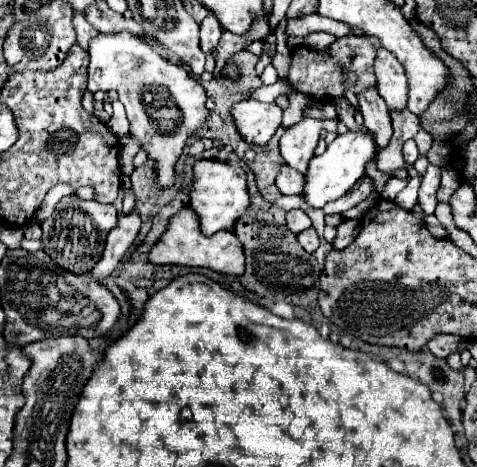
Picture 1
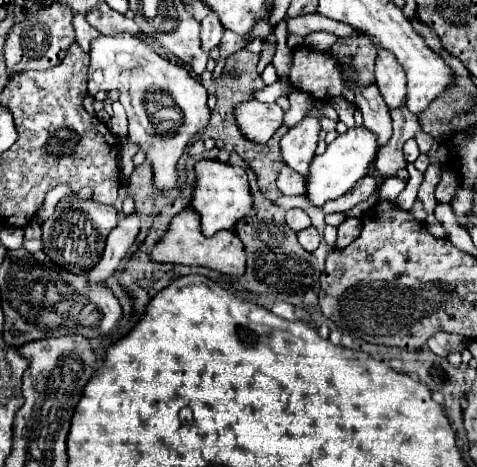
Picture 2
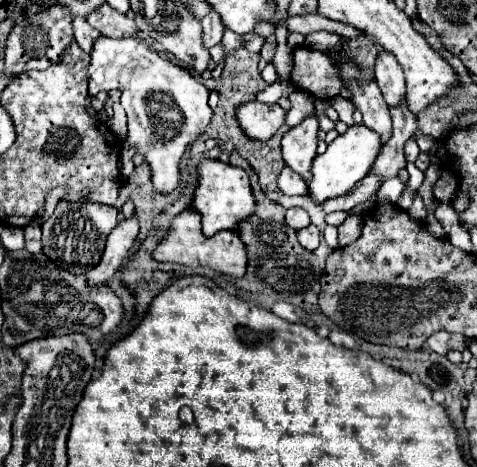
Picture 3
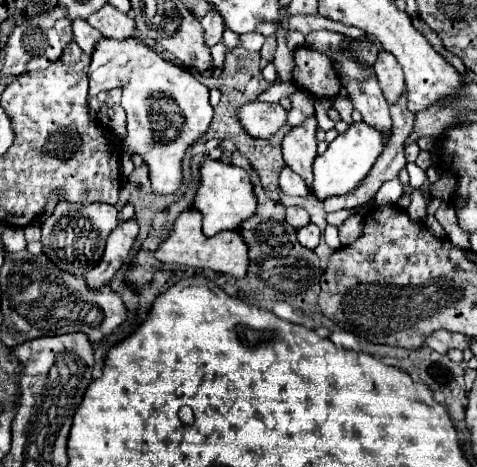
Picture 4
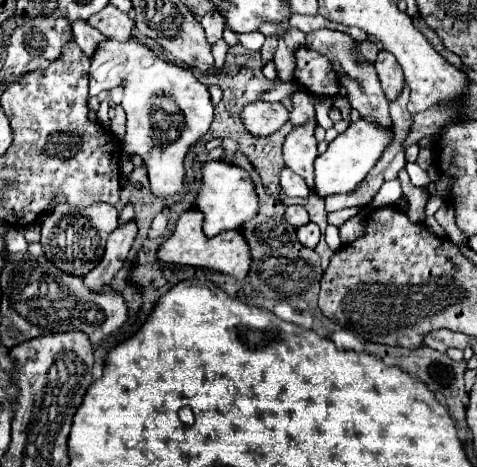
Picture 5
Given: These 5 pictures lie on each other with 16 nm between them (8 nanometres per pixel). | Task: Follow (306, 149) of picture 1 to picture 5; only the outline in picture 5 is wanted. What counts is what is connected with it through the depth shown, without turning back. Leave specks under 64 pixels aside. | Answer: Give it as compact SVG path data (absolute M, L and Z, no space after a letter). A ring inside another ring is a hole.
M308 120L302 126L296 126L284 140L284 162L288 168L292 168L296 174L300 174L310 188L314 188L314 160L318 156L316 152L316 120Z

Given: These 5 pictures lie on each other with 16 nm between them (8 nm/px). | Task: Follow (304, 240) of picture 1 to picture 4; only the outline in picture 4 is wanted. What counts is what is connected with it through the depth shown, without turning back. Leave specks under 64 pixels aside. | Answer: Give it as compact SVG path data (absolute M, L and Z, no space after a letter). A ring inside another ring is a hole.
M308 224L306 228L300 228L298 230L298 242L304 244L304 248L308 250L314 250L320 242L320 230L316 224Z

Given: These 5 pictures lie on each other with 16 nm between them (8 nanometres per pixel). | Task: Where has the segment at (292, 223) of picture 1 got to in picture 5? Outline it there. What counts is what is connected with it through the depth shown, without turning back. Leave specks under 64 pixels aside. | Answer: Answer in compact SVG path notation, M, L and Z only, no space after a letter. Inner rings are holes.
M288 206L286 208L286 222L292 224L294 228L300 228L300 226L308 224L310 218L308 218L308 212L302 206Z

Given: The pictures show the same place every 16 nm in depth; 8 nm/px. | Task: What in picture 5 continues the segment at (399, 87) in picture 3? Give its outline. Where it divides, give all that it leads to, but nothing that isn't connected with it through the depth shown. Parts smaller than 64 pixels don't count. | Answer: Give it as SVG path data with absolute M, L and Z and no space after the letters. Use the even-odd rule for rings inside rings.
M380 50L374 66L376 66L380 86L384 88L386 100L388 102L396 100L396 96L400 96L400 92L404 88L404 74L402 74L402 68L400 68L398 60L390 52Z

